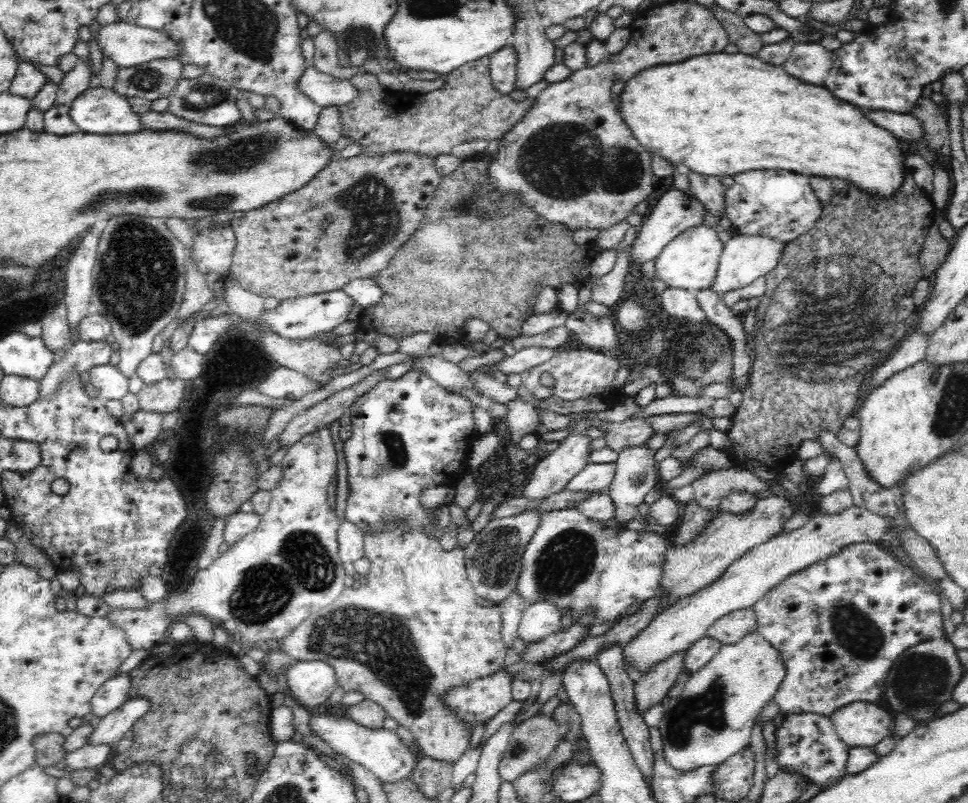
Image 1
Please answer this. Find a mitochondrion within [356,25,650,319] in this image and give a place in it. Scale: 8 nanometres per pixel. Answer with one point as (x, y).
(567, 160)

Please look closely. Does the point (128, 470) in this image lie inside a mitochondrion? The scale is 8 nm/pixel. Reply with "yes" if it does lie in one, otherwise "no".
no

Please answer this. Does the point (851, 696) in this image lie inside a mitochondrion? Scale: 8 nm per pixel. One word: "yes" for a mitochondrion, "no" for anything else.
no

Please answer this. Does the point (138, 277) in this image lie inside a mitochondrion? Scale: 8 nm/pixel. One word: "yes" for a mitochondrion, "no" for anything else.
yes

